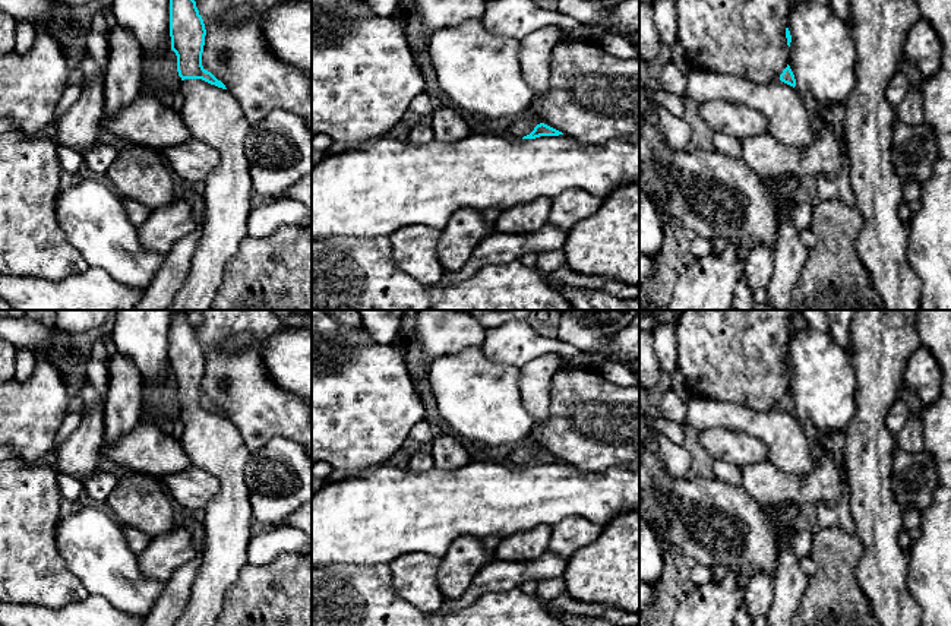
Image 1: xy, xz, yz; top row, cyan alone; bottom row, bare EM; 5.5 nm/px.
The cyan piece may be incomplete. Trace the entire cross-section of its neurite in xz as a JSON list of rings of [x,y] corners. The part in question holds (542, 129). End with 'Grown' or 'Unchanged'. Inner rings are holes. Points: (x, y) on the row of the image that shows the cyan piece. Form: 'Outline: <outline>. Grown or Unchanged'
Outline: [[[528,105],[518,118],[509,126],[512,137],[535,139],[540,136],[559,136],[562,132],[544,124],[538,114]]]. Grown

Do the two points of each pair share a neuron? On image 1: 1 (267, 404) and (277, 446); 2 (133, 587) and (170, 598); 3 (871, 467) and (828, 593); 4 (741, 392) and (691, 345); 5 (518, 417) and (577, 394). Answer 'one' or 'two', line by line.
1: two
2: two
3: two
4: one
5: two

